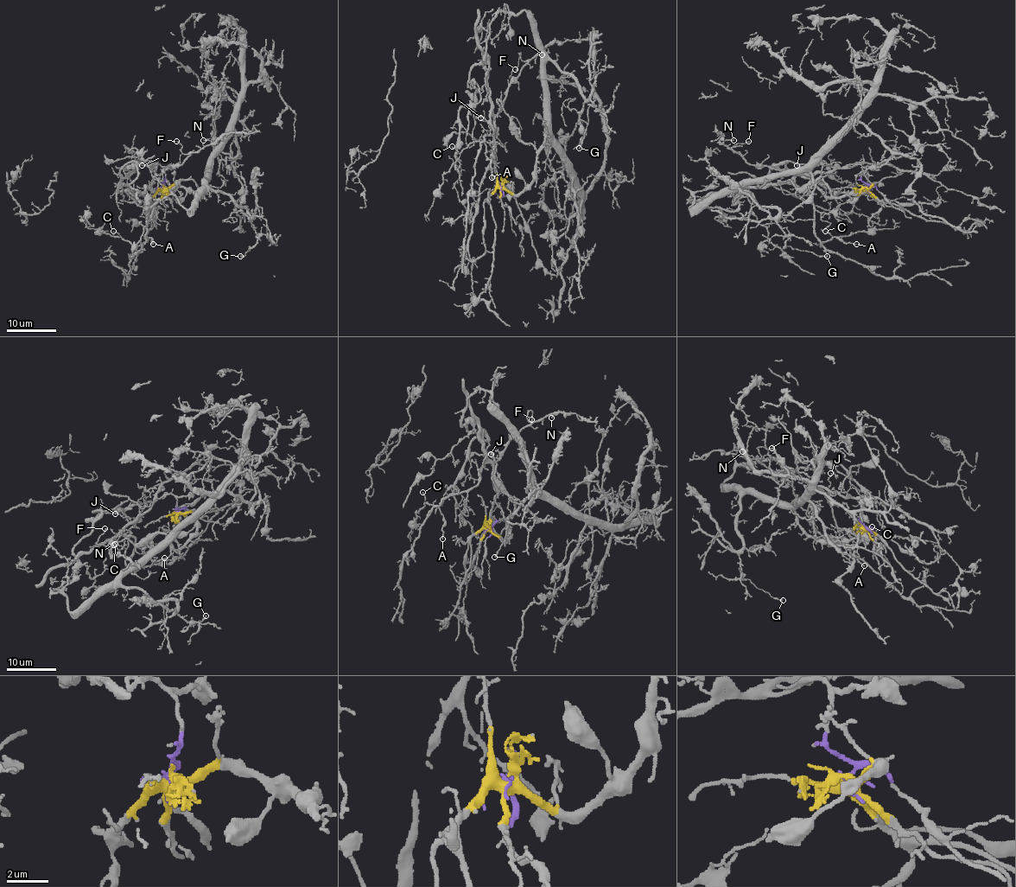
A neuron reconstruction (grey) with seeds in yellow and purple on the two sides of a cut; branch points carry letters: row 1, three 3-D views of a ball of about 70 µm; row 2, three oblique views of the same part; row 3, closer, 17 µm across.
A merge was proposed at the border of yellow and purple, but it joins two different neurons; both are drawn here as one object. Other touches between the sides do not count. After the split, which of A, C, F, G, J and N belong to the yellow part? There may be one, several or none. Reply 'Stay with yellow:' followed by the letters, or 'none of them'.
Stay with yellow: G

